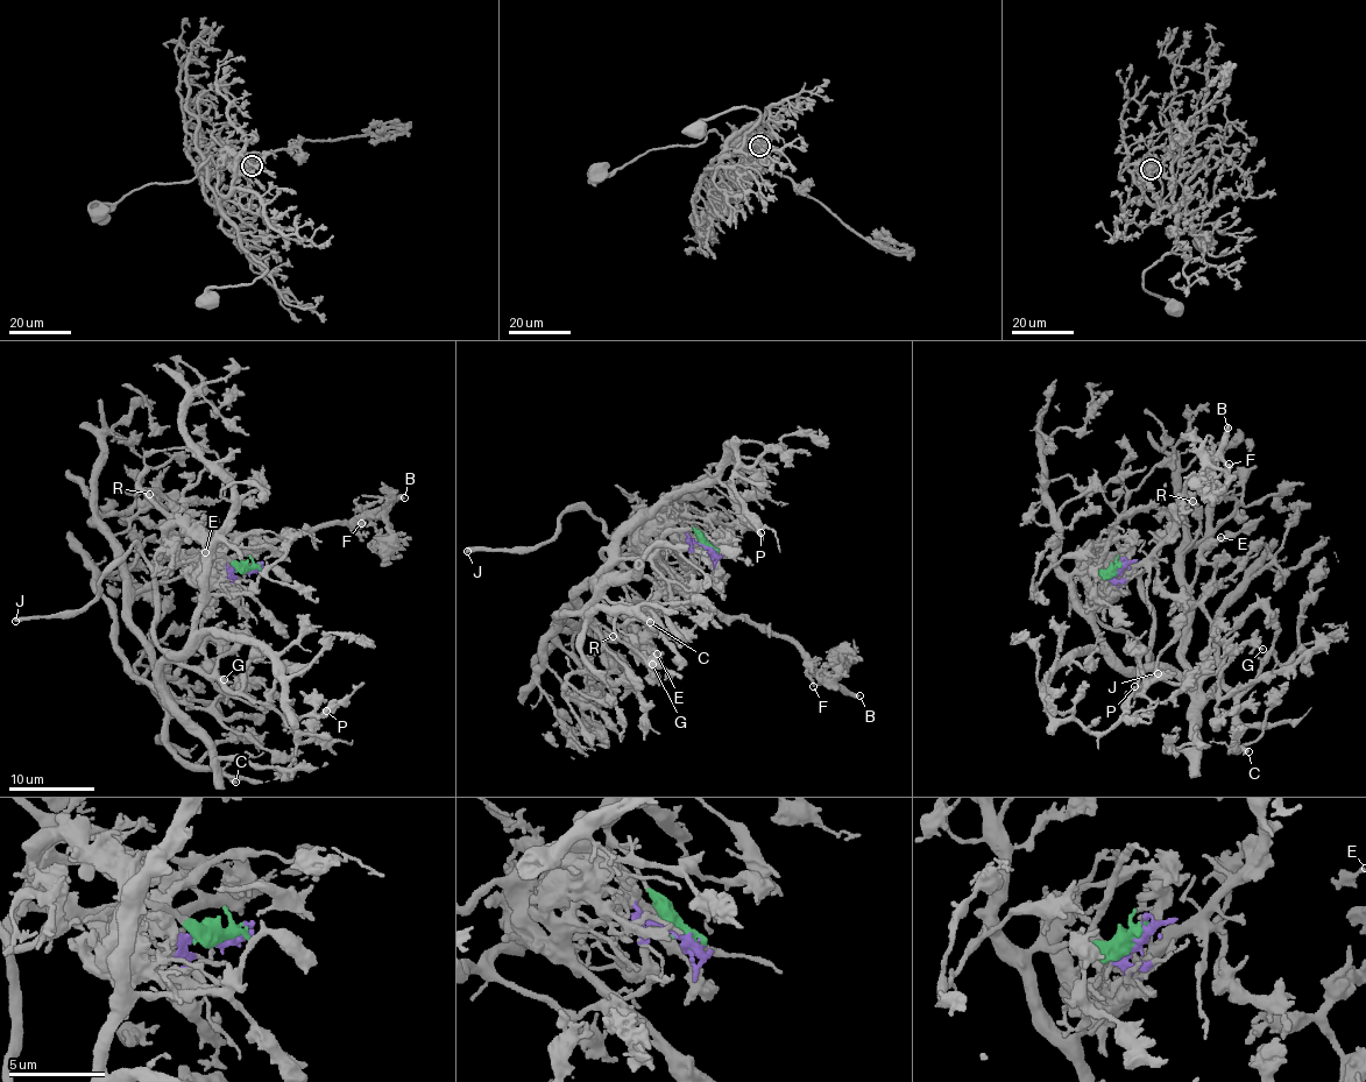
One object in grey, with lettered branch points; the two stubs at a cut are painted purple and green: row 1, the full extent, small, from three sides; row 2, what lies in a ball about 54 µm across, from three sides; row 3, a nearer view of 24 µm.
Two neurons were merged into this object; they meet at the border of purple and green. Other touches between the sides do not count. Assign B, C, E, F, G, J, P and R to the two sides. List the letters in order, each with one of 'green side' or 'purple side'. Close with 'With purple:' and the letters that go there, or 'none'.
B: purple side
C: green side
E: green side
F: purple side
G: green side
J: purple side
P: green side
R: green side
With purple: B, F, J

